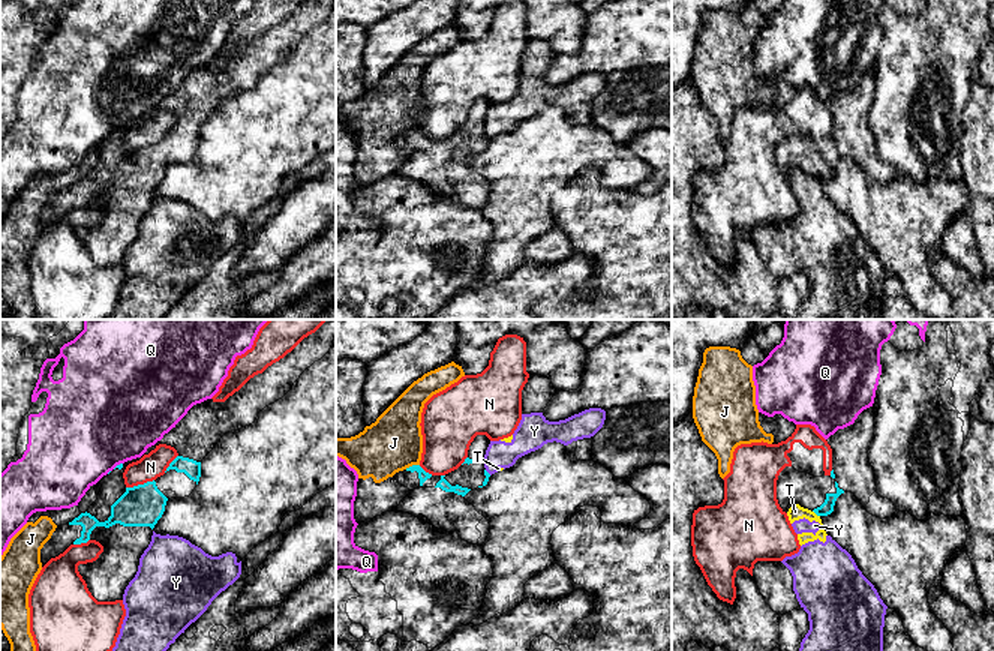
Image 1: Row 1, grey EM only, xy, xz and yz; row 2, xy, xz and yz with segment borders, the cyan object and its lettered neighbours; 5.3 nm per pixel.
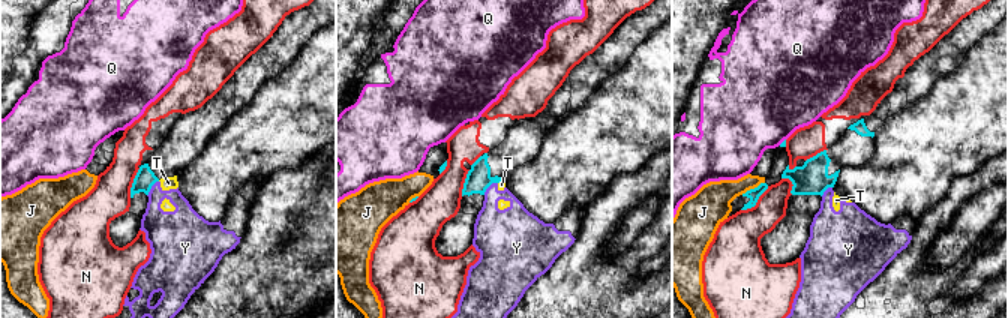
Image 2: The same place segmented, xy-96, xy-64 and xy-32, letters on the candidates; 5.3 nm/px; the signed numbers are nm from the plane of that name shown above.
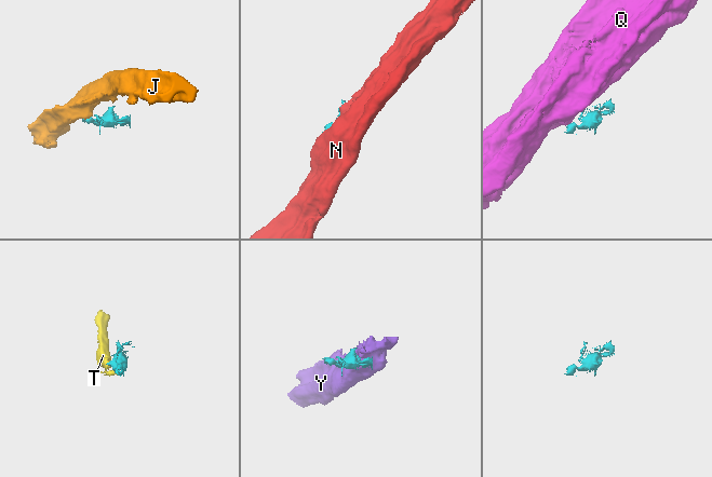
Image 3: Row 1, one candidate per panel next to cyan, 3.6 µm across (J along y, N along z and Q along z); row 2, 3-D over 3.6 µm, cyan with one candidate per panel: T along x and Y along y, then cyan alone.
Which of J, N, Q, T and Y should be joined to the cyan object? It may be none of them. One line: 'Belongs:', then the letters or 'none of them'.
Belongs: none of them

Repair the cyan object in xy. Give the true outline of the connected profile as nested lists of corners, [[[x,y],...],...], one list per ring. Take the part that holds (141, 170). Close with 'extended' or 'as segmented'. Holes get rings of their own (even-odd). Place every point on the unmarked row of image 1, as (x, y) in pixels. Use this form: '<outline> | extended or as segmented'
[[[307,0],[283,22],[268,30],[262,38],[250,42],[225,66],[207,63],[193,69],[160,105],[148,111],[144,117],[148,118],[159,108],[174,111],[178,120],[169,128],[165,138],[156,146],[127,152],[123,136],[129,128],[141,122],[117,129],[96,147],[97,164],[90,172],[72,186],[55,192],[51,202],[40,213],[42,231],[51,222],[63,218],[70,208],[96,204],[103,210],[103,216],[96,225],[79,228],[78,236],[97,266],[123,264],[126,250],[138,236],[139,222],[151,206],[153,192],[165,176],[166,165],[189,160],[199,146],[202,123],[213,114],[219,104],[231,94],[238,94],[255,87],[258,78],[265,70],[282,63],[300,39],[330,15],[334,3],[336,0]]] | extended

